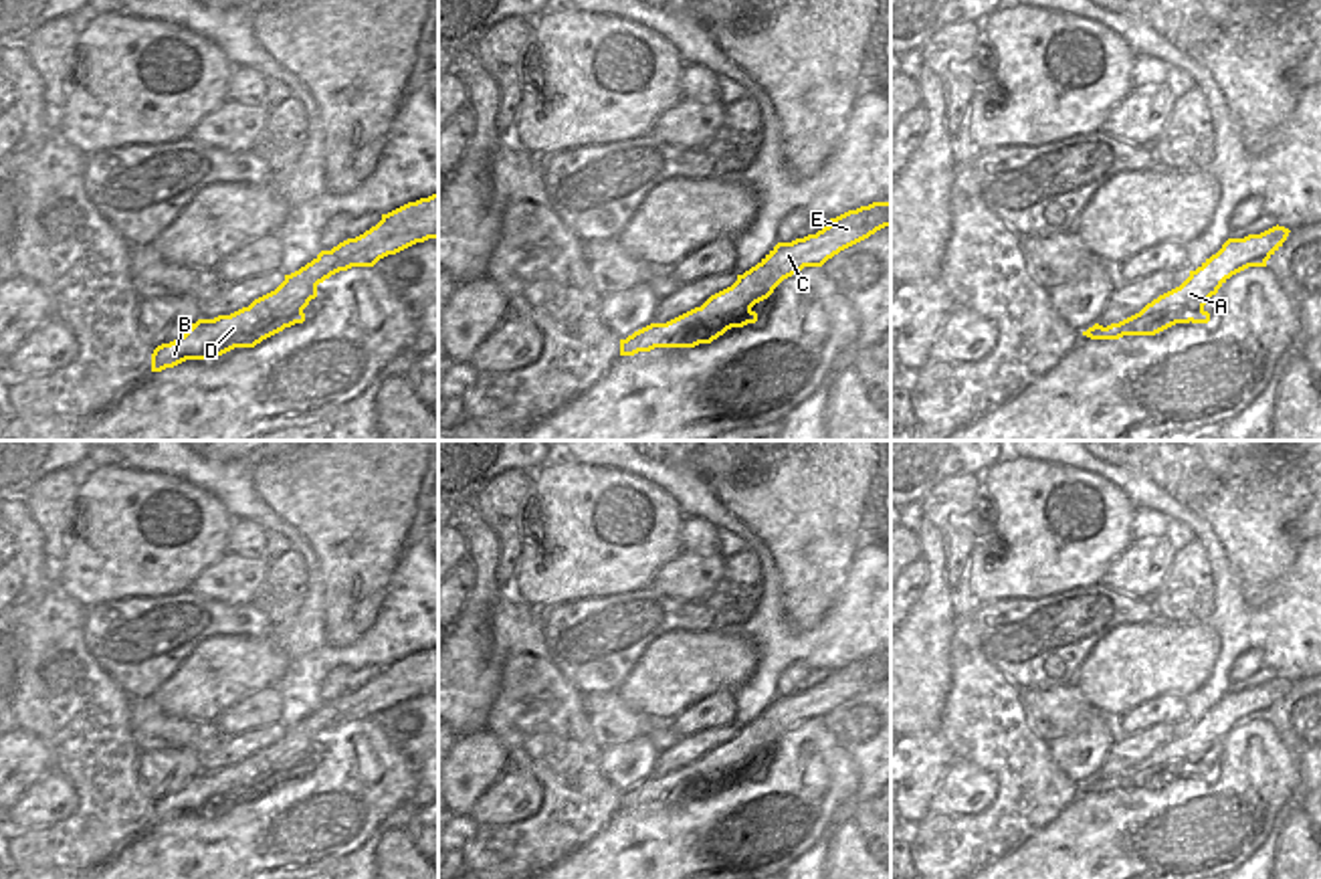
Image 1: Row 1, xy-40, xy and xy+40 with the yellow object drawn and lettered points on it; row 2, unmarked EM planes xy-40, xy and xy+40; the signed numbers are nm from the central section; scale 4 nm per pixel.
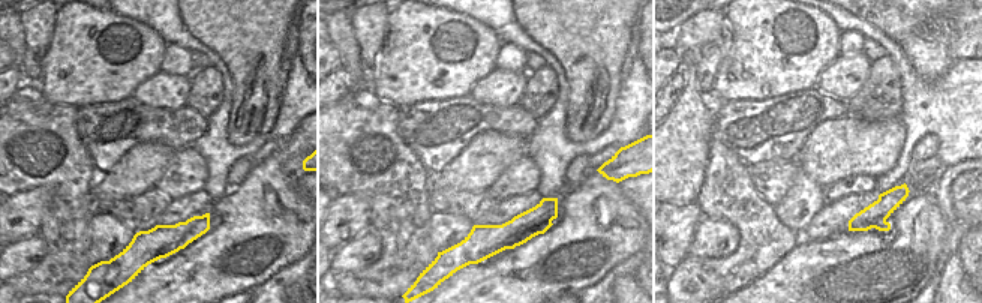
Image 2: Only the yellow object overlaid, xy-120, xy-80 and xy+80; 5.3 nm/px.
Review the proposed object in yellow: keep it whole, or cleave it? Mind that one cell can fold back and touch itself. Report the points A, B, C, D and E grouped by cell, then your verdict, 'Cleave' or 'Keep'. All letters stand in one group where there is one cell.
Groups: A B C D E. Keep

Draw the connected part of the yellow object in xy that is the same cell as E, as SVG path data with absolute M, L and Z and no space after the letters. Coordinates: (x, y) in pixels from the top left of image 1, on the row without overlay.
M873 655L830 671L830 677L816 687L778 695L755 719L737 727L731 740L711 748L701 760L667 776L650 776L620 792L620 808L654 800L695 800L711 796L731 780L755 776L757 766L751 760L768 752L784 731L804 719L822 719L840 703L885 679L891 679L891 655Z

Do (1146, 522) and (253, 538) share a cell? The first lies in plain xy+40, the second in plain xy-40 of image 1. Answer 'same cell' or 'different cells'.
same cell

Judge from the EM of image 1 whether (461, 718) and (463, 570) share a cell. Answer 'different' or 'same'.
different

